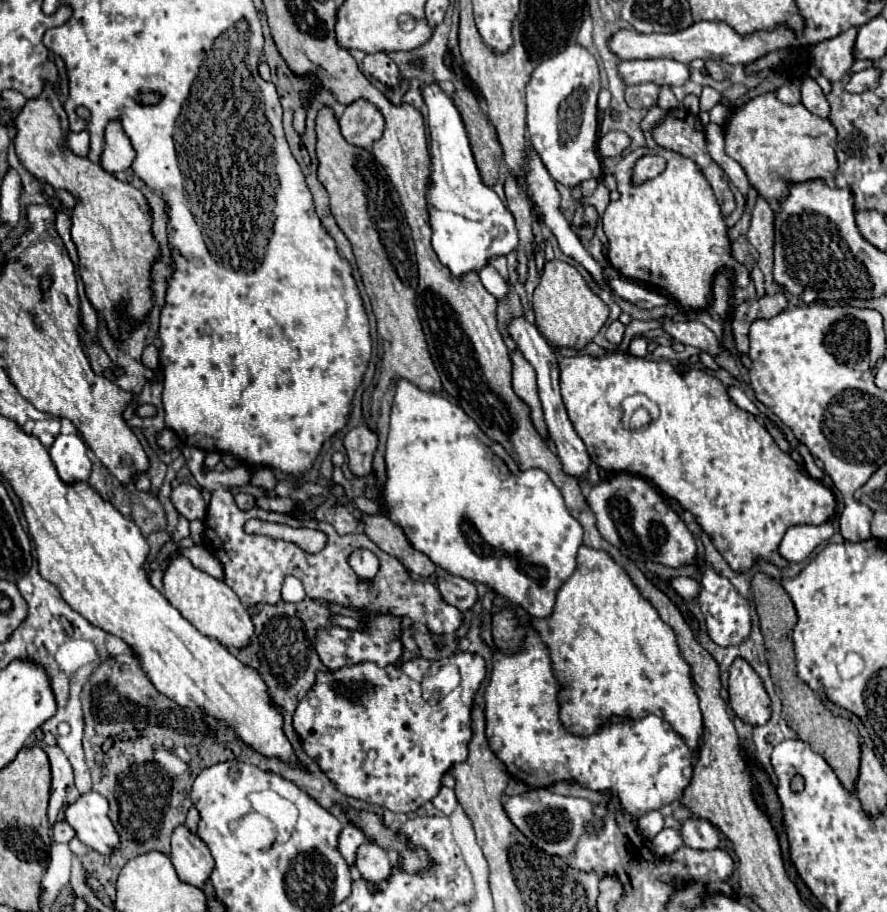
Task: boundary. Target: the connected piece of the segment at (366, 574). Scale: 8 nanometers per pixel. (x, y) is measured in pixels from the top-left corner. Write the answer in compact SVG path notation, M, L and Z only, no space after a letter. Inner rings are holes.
M357 551L357 553L353 555L353 559L349 559L353 571L357 573L357 577L361 581L373 579L379 571L379 559L371 551ZM357 553L359 553L359 557L357 557Z

